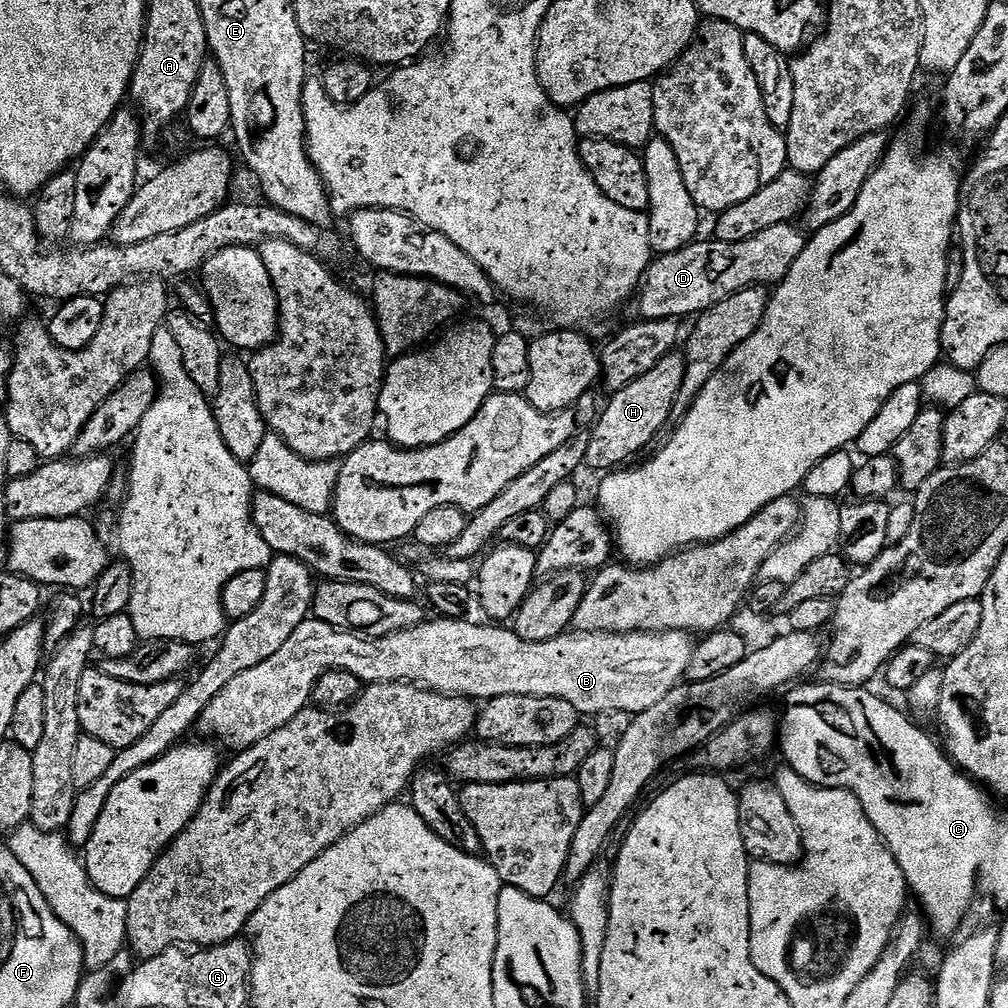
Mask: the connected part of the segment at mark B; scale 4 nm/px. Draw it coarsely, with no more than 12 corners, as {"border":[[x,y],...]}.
{"border":[[309,618],[200,716],[231,750],[322,674],[635,714],[685,679],[687,632],[428,618],[369,638]]}

